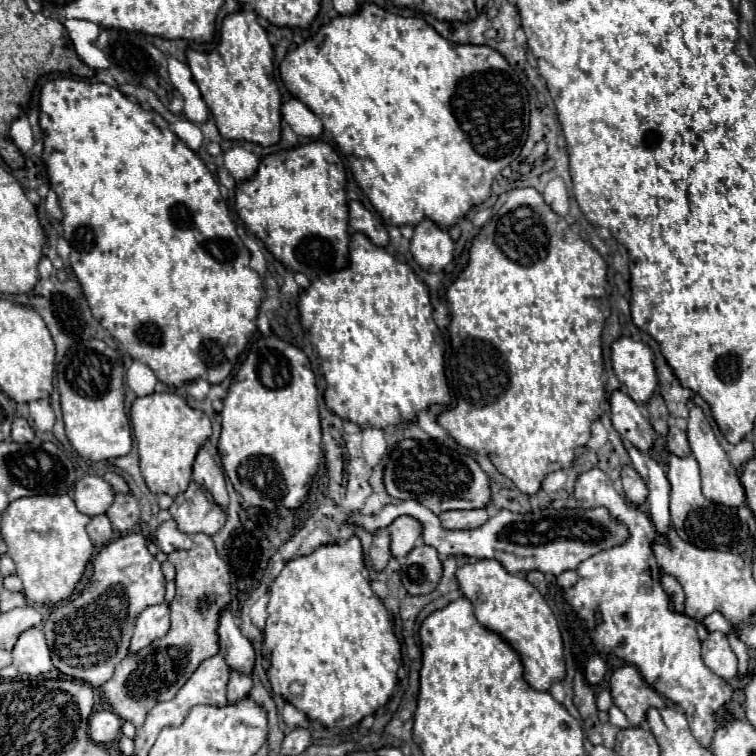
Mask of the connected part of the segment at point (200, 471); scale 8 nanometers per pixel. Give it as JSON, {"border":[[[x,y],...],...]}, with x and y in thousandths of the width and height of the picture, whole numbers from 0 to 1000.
{"border":[[[267,591],[259,602],[254,634],[262,642],[267,642],[270,647],[275,647],[280,652],[283,663],[294,673],[302,673],[302,651],[296,624],[291,620],[291,615],[286,615],[283,604],[272,597],[272,591]]]}

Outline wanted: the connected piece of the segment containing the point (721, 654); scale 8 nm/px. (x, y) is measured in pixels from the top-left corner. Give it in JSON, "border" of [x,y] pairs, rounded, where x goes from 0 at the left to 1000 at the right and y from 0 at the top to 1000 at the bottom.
{"border":[[[944,835],[937,840],[937,845],[929,851],[929,872],[934,882],[947,890],[955,898],[968,898],[974,896],[974,866],[963,853],[963,845],[958,837]]]}

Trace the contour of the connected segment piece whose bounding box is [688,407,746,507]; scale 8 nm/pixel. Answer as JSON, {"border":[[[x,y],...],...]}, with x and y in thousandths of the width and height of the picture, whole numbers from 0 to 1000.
{"border":[[[926,538],[913,541],[913,552],[910,552],[910,586],[913,594],[926,615],[926,628],[929,628],[929,652],[934,660],[939,660],[942,665],[950,668],[960,668],[960,671],[979,671],[987,665],[987,655],[984,655],[984,644],[976,634],[974,620],[968,618],[968,612],[960,604],[960,597],[952,591],[952,586],[947,583],[947,575],[939,565],[937,552],[931,549],[931,544]]]}

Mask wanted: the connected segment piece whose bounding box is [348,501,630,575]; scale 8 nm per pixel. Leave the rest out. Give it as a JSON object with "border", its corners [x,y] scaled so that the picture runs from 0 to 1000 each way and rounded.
{"border":[[[532,663],[526,668],[511,668],[500,681],[471,679],[460,684],[460,692],[484,700],[487,705],[497,705],[500,700],[511,700],[524,684],[542,681],[558,694],[558,713],[563,721],[574,724],[582,734],[619,734],[632,739],[656,739],[675,758],[714,753],[717,758],[741,761],[743,755],[762,755],[770,742],[788,734],[791,729],[810,726],[831,716],[833,705],[825,692],[810,687],[804,673],[720,673],[712,679],[685,681],[672,673],[664,673],[659,681],[648,684],[638,697],[622,702],[593,702],[585,700],[579,681],[574,681],[566,671],[553,663]]]}

